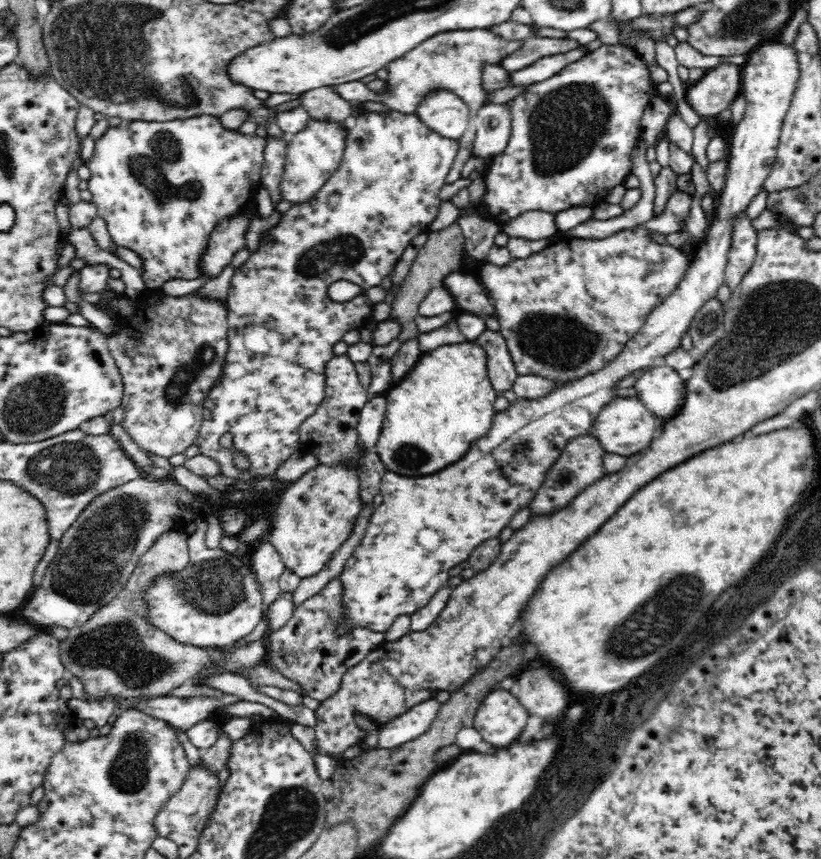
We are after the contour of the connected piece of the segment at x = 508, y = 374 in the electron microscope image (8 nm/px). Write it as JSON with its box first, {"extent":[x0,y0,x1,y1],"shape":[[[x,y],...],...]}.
{"extent":[474,328,519,395],"shape":[[[486,328],[474,341],[486,350],[488,376],[497,394],[502,395],[505,390],[513,390],[519,374],[500,331]]]}

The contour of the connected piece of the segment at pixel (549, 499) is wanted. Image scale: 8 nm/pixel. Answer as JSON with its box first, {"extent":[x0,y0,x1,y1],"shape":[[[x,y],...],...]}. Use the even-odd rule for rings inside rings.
{"extent":[530,433,606,515],"shape":[[[592,433],[575,436],[562,449],[558,460],[548,469],[545,481],[530,502],[531,515],[545,515],[565,507],[577,494],[587,486],[600,480],[606,472],[604,470],[604,454],[606,449]]]}

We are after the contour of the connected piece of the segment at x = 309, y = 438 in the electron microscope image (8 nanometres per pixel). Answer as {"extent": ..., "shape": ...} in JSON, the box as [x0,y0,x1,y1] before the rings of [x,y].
{"extent":[299,355,370,466],"shape":[[[335,355],[326,364],[326,394],[312,416],[300,424],[299,452],[318,457],[320,464],[327,466],[352,466],[358,458],[357,424],[360,411],[368,402],[370,394],[358,379],[358,371],[348,355]]]}

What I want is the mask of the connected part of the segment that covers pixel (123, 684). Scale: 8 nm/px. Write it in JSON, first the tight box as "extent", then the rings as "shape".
{"extent":[60,530,210,703],"shape":[[[169,530],[162,533],[139,558],[127,584],[112,602],[102,606],[102,609],[99,609],[83,626],[69,630],[67,639],[61,641],[60,644],[61,662],[66,674],[76,677],[84,685],[86,703],[105,699],[107,696],[116,699],[134,696],[166,696],[174,688],[190,682],[206,665],[210,664],[208,650],[180,643],[148,623],[148,618],[150,618],[148,605],[144,601],[146,590],[150,590],[160,575],[176,574],[188,566],[188,563],[188,534],[184,530]]]}

